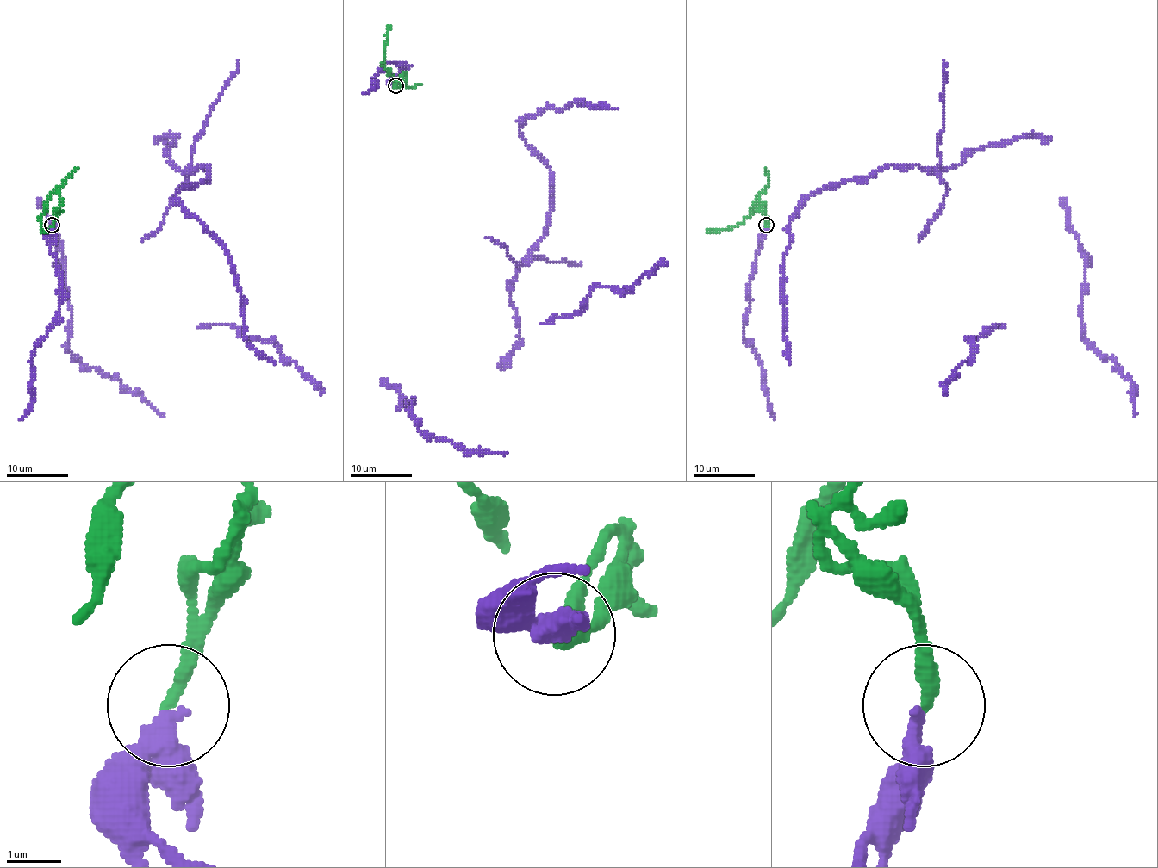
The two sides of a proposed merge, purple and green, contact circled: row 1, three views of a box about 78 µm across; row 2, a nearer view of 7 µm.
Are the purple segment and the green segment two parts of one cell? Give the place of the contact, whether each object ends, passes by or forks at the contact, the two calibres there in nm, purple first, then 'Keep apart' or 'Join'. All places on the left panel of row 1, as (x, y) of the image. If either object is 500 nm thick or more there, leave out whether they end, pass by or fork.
Place: (52, 225). At the ring purple ends. At the ring green ends. Thickness 360 nm (purple) against 240 nm. Keep apart

